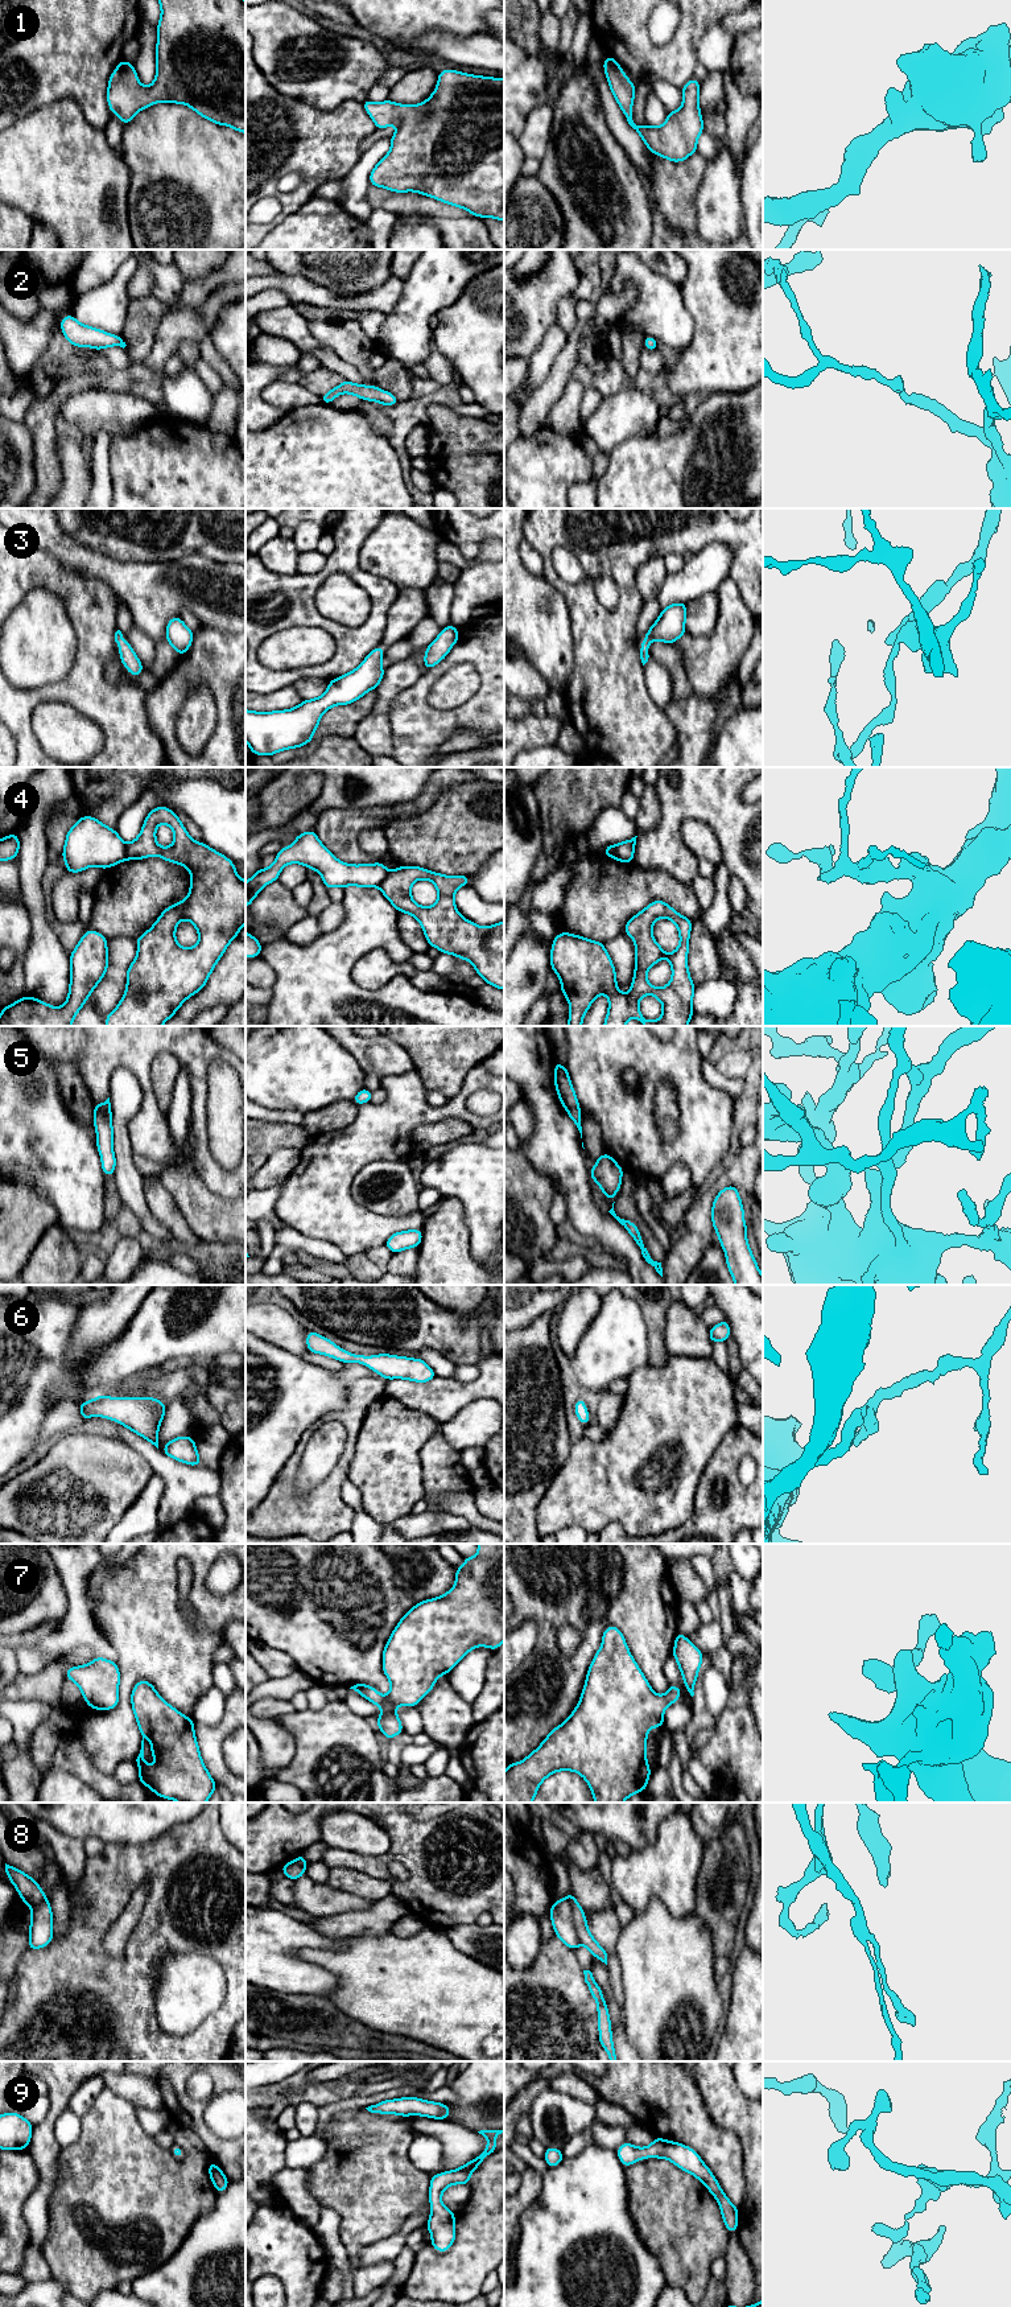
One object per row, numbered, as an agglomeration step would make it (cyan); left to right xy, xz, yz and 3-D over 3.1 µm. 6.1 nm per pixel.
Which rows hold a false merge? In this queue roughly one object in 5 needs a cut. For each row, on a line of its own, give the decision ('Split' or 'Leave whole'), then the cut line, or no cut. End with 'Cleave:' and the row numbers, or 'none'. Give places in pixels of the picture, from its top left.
1: Leave whole. No split
2: Leave whole. No split
3: Leave whole. No split
4: Split. Split along xz (388, 872), (378, 886)
5: Leave whole. No split
6: Leave whole. No split
7: Leave whole. No split
8: Split. Split along yz (565, 1898), (570, 1904), (573, 1924), (581, 1943)
9: Leave whole. No split
Cleave: 4, 8

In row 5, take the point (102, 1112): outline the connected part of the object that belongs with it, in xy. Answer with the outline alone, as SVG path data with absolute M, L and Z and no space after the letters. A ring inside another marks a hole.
M110 1097L94 1108L94 1126L96 1130L96 1146L102 1159L104 1177L114 1175L116 1158L114 1154L114 1129Z

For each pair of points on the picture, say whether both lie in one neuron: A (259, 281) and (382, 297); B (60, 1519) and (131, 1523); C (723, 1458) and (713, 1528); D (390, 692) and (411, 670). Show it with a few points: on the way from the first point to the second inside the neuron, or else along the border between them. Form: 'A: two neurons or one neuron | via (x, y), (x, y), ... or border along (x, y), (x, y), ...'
A: one neuron | via (289, 283), (300, 291), (337, 303), (351, 303)
B: two neurons | border along (137, 1496), (111, 1529)
C: one neuron | via (713, 1475), (709, 1479), (708, 1499), (713, 1511)
D: one neuron | via (393, 687), (405, 675)

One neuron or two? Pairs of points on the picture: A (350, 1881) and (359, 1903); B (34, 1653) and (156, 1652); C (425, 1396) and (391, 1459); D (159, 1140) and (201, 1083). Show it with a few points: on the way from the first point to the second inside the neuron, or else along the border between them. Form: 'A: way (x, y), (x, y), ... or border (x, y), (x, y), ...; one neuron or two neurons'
A: border (327, 1885), (364, 1896), (372, 1902); two neurons
B: border (100, 1634), (116, 1653), (118, 1663); two neurons
C: border (390, 1397), (409, 1409), (430, 1416), (441, 1425); two neurons
D: way (149, 1103), (144, 1059), (157, 1046), (176, 1046); one neuron

